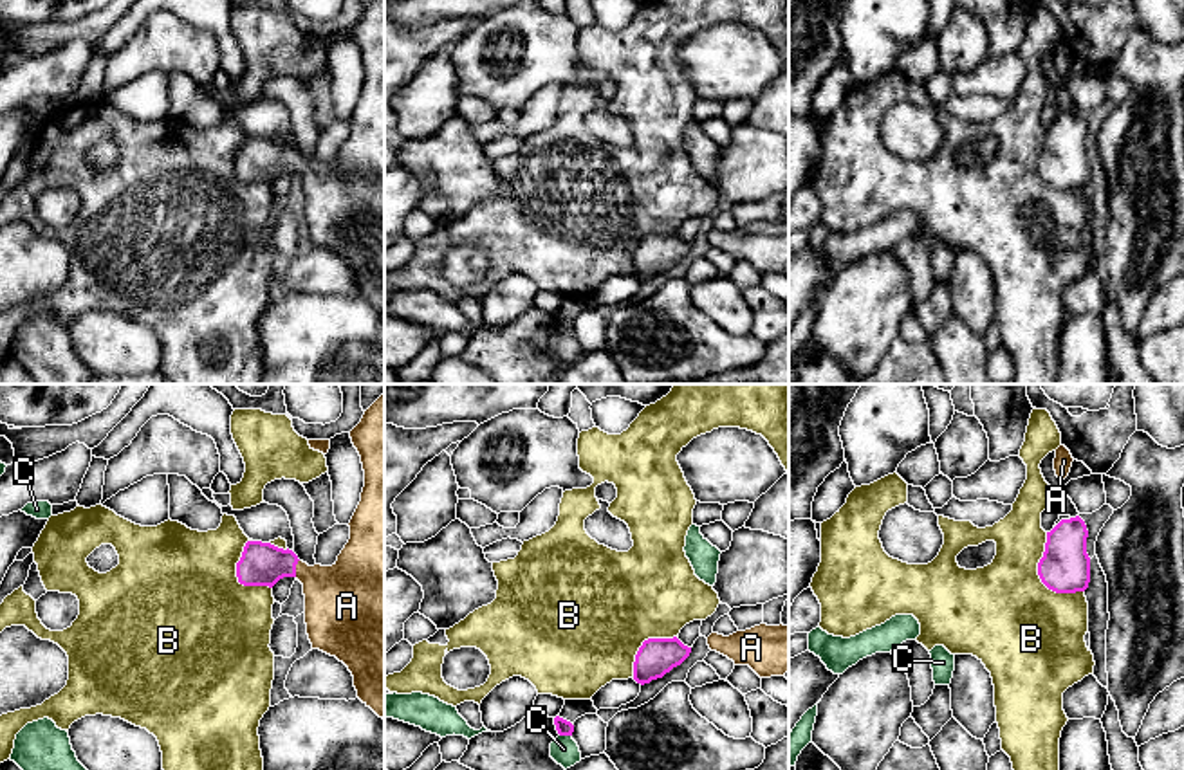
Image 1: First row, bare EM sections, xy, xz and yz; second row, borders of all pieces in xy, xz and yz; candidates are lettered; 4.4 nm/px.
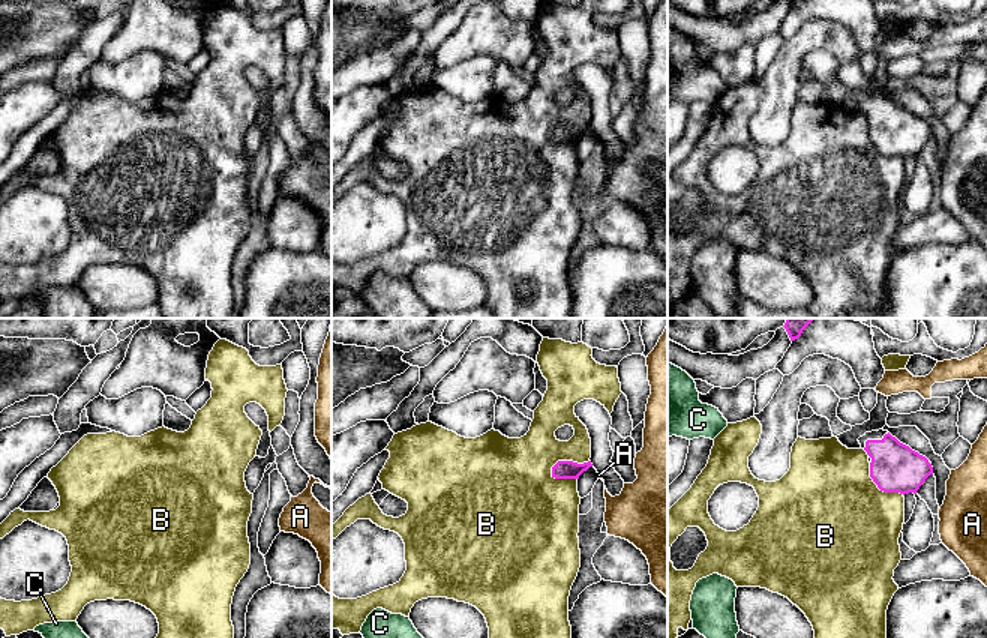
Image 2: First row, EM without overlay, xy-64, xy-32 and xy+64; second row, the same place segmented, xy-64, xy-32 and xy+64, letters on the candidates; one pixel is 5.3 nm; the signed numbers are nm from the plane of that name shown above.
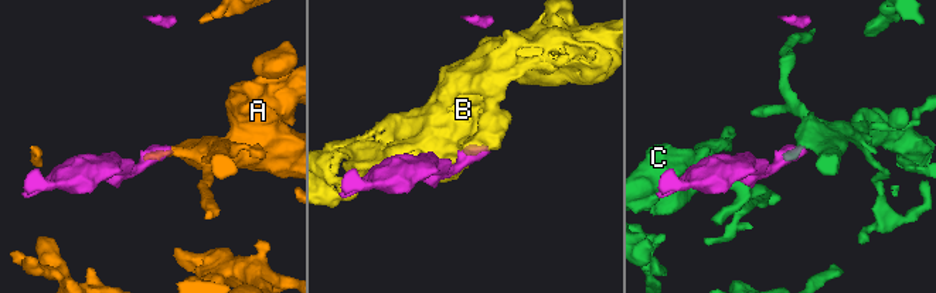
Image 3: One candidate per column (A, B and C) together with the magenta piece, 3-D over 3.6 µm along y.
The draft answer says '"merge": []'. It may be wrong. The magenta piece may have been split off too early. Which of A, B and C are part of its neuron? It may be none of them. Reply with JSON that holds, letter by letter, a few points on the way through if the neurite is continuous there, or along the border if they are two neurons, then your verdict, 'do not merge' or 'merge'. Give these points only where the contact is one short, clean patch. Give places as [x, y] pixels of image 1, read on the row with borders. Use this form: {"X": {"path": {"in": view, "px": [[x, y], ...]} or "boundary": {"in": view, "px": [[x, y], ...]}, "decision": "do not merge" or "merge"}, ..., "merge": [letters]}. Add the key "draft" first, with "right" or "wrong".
{"draft": "wrong", "A": {"path": {"in": "xy", "px": [[262, 563], [286, 563], [295, 568], [316, 579], [340, 601]]}, "decision": "merge"}, "B": {"boundary": {"in": "yz", "px": [[1045, 532], [1038, 577], [1056, 592], [1083, 592]]}, "decision": "do not merge"}, "C": {"decision": "do not merge"}, "merge": ["A"]}

